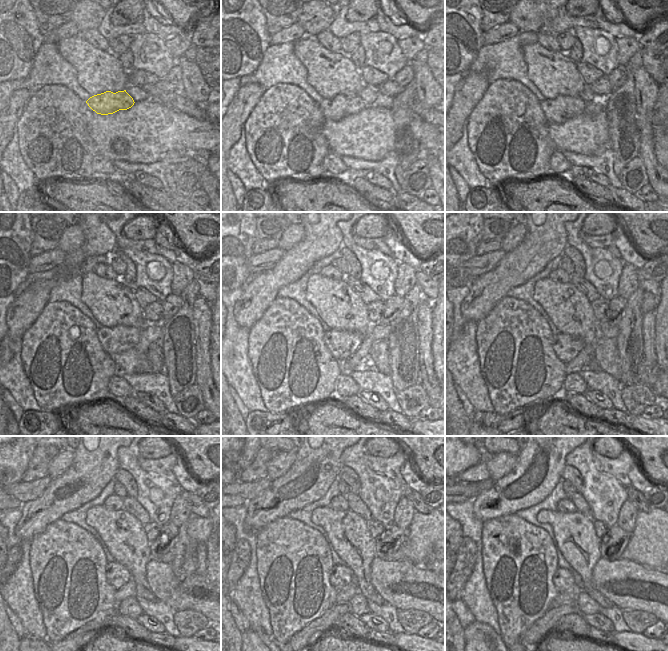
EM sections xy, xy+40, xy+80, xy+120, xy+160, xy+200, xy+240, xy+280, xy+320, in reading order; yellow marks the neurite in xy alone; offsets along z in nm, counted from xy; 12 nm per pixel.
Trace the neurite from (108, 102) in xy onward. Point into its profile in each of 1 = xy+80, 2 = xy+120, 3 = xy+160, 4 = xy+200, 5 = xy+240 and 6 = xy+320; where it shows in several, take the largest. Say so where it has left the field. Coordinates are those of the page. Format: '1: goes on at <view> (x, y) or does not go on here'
1: goes on at xy+80 (563, 108)
2: goes on at xy+120 (114, 340)
3: goes on at xy+160 (342, 344)
4: goes on at xy+200 (566, 348)
5: goes on at xy+240 (117, 575)
6: goes on at xy+320 (563, 580)

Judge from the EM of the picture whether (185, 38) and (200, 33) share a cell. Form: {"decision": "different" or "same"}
{"decision": "different"}

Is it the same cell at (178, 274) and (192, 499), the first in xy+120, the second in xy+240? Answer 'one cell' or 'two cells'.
two cells

